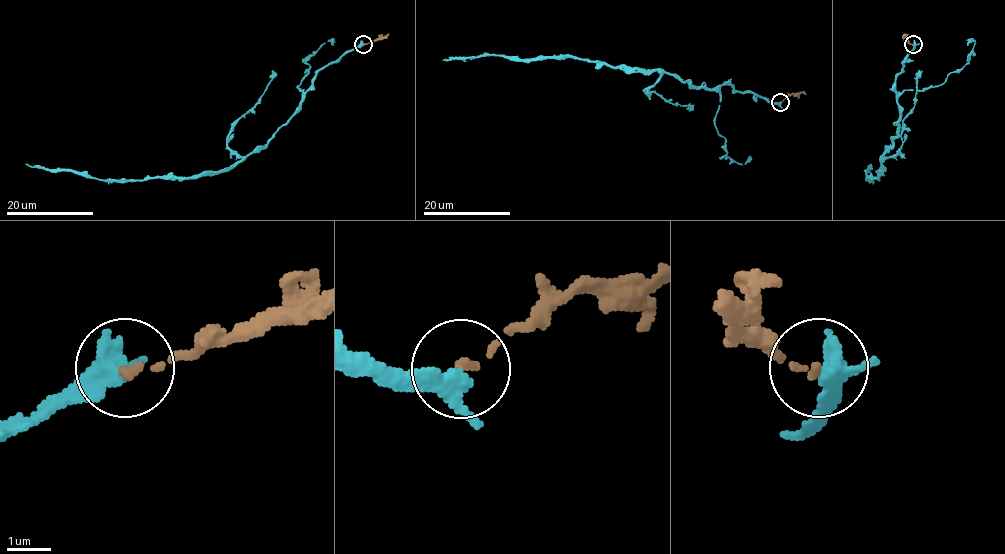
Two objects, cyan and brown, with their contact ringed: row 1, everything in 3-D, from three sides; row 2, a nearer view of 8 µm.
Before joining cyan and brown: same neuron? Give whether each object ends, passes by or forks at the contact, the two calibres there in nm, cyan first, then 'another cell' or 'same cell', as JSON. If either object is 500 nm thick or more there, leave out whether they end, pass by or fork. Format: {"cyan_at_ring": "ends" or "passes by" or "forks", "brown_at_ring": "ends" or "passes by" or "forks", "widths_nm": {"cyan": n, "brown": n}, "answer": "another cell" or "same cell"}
{"cyan_at_ring": "passes by", "brown_at_ring": "ends", "widths_nm": {"cyan": 400, "brown": 150}, "answer": "another cell"}

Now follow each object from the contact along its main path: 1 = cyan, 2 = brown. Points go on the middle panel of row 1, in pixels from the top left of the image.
1: (780, 102), (739, 92), (729, 85), (694, 88), (666, 73), (572, 57), (515, 60), (488, 55), (443, 60)
2: (780, 102), (792, 95), (806, 95)

